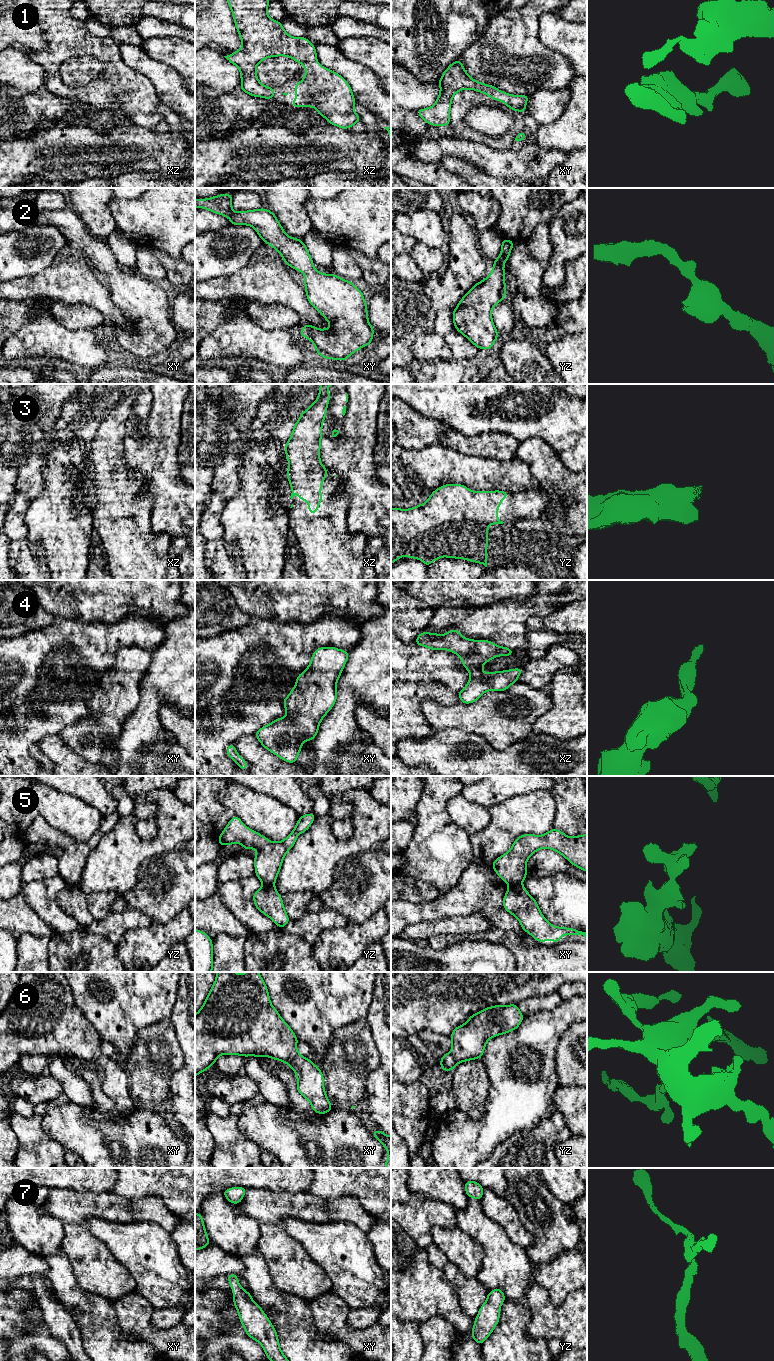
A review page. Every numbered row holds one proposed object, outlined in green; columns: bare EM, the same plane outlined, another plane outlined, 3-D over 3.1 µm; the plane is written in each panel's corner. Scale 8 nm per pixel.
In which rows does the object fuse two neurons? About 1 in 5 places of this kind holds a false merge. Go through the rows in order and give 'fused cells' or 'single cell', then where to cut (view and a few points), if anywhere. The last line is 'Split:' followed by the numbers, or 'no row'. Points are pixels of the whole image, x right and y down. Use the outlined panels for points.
1: single cell | no cut
2: single cell | no cut
3: single cell | no cut
4: single cell | no cut
5: fused cells | yz (263, 884), (273, 885)
6: single cell | no cut
7: single cell | no cut
Split: 5

